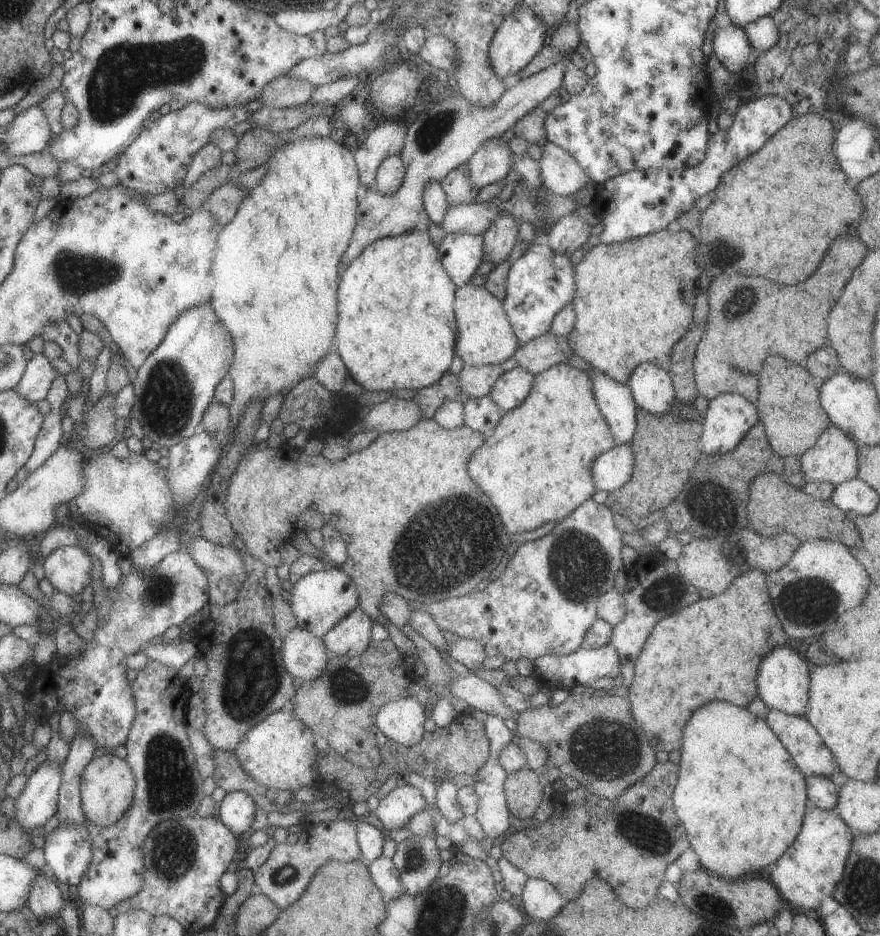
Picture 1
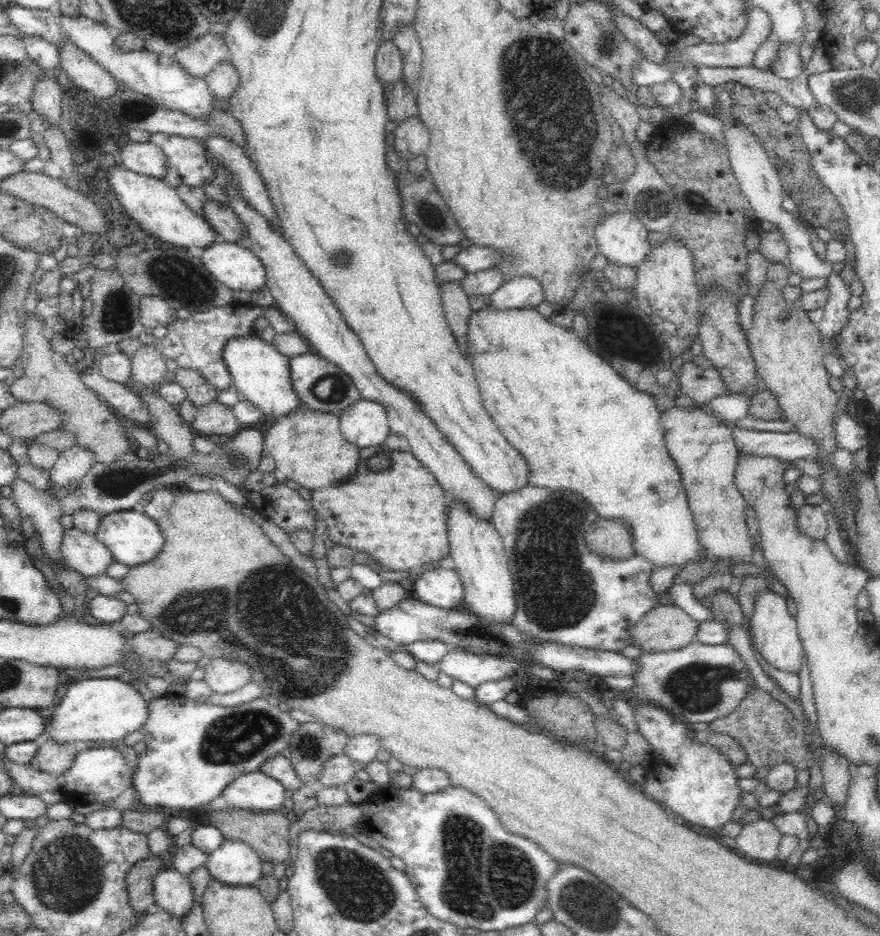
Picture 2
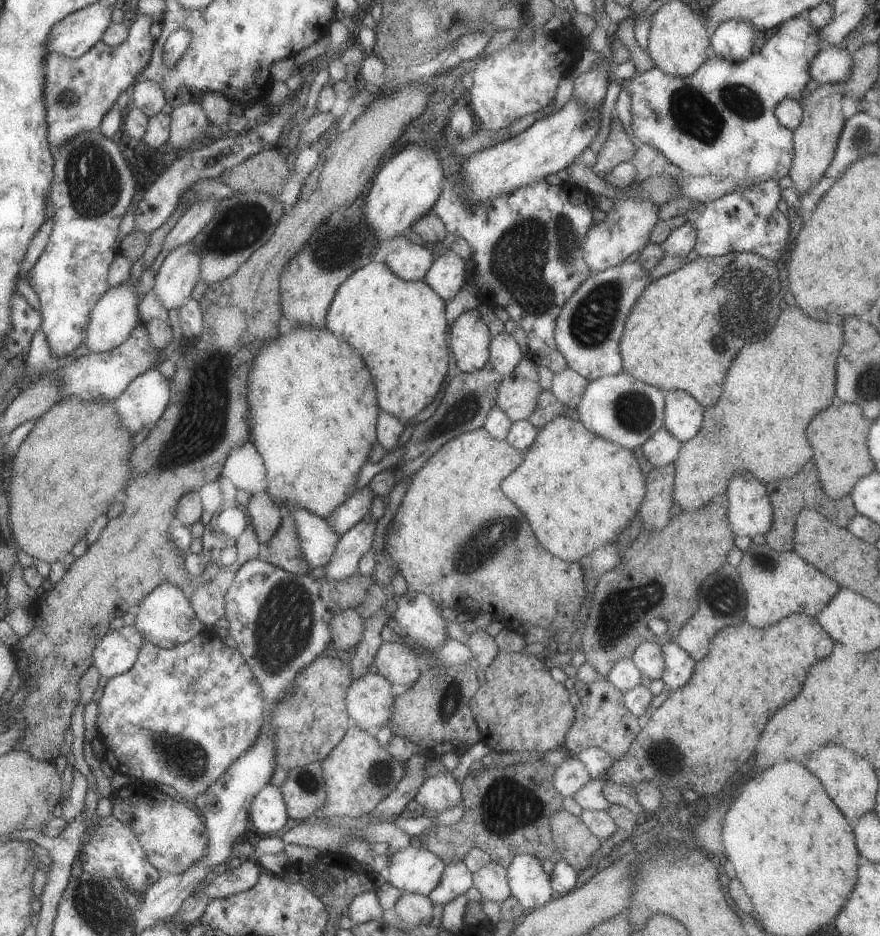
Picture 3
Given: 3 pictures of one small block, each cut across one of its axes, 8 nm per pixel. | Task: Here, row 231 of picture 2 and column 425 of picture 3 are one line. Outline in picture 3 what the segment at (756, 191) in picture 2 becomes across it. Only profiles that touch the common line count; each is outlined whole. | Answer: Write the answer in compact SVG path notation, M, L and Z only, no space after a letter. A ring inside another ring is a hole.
M450 771L426 778L415 800L424 808L429 808L438 814L458 806L463 801L463 796L461 785L454 779Z

